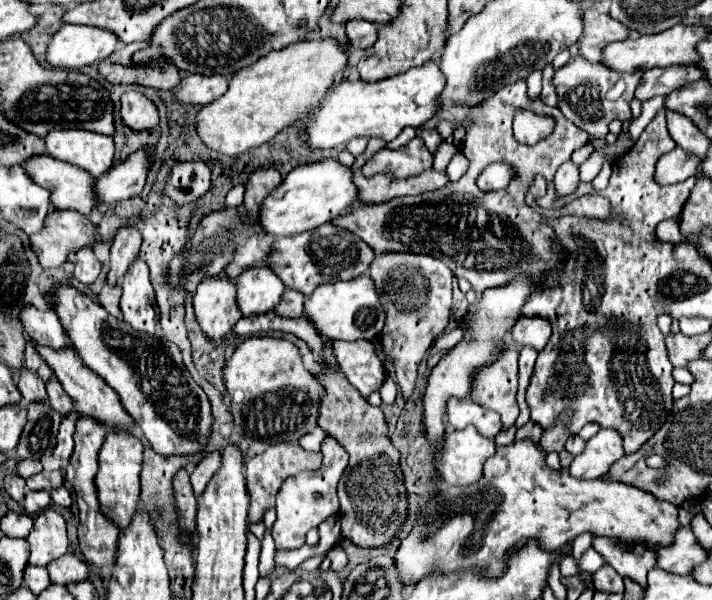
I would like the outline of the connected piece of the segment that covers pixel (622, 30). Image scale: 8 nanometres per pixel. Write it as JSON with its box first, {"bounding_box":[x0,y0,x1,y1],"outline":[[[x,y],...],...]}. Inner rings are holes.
{"bounding_box":[580,10,630,62],"outline":[[[584,10],[584,36],[580,40],[580,54],[586,56],[586,60],[602,62],[604,48],[616,40],[626,40],[628,36],[630,30],[610,14]]]}

